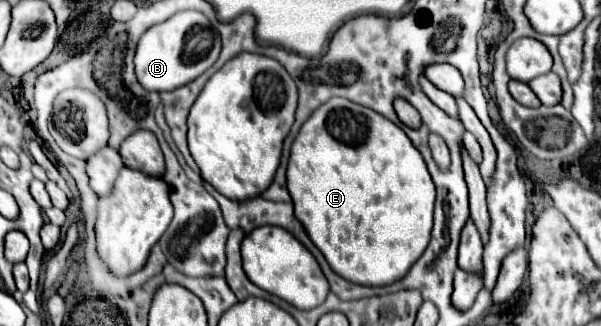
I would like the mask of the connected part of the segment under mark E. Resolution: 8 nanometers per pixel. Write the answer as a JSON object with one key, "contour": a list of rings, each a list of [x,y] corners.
{"contour":[[[331,98],[329,102],[325,102],[323,106],[319,106],[319,110],[315,110],[309,120],[301,126],[293,148],[291,148],[291,158],[289,158],[289,166],[287,166],[287,190],[293,198],[295,204],[295,216],[297,220],[305,226],[311,242],[325,254],[327,264],[337,272],[343,274],[345,280],[355,282],[355,284],[369,284],[369,280],[365,278],[373,278],[373,286],[385,286],[391,284],[395,280],[401,280],[409,268],[417,262],[417,258],[423,254],[423,250],[427,248],[429,242],[429,232],[433,226],[433,202],[435,202],[435,184],[427,172],[425,160],[421,156],[421,152],[411,144],[411,140],[407,138],[407,134],[391,124],[387,118],[383,118],[379,112],[367,108],[367,106],[359,106],[347,98]]]}

